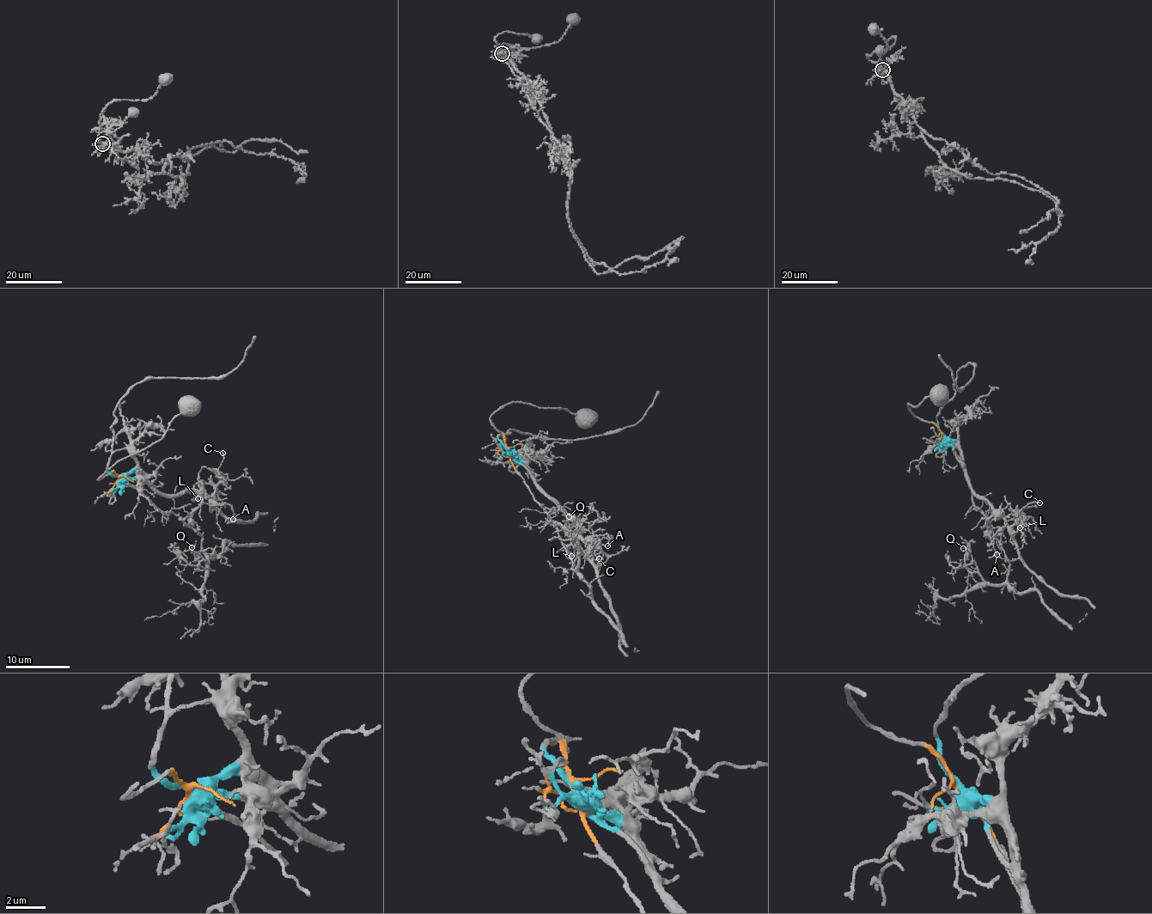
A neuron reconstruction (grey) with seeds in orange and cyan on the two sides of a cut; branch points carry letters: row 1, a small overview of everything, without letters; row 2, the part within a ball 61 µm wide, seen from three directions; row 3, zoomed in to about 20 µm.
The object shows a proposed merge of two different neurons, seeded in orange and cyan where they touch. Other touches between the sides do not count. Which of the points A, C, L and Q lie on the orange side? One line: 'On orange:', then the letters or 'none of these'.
On orange: Q

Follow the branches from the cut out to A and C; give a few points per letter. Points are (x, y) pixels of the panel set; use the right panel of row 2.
A: (944, 438), (972, 490), (989, 501), (1005, 521), (995, 536), (997, 553)
C: (944, 438), (972, 490), (989, 501), (1008, 524), (1015, 521), (1016, 513), (1027, 504), (1040, 503)

